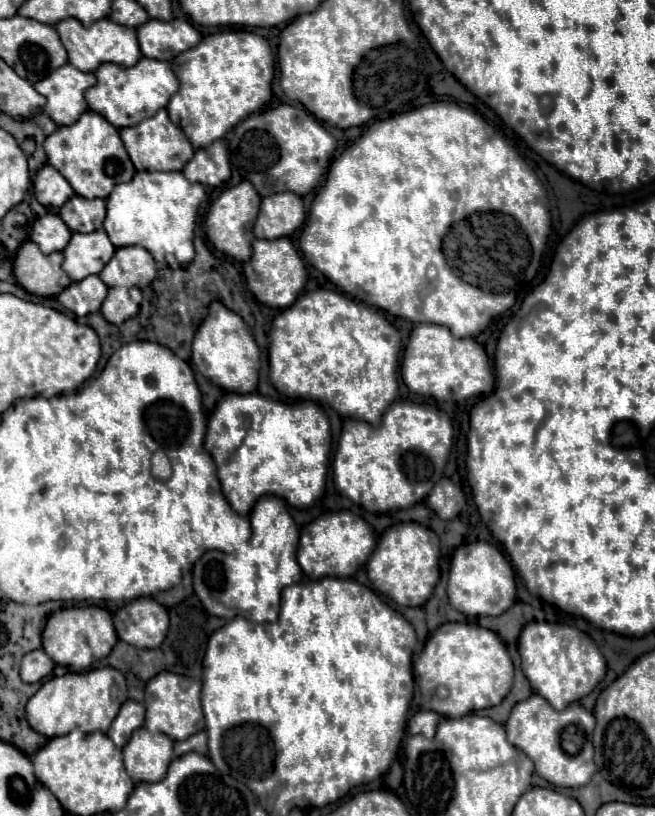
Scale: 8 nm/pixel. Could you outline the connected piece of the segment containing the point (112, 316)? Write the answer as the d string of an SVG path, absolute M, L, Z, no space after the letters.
M108 287L108 295L102 303L102 315L108 323L112 325L122 325L126 319L134 317L140 309L143 301L143 290L136 289L116 289Z

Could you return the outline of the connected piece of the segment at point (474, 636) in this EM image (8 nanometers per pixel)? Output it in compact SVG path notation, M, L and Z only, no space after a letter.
M444 623L430 635L424 651L415 656L413 674L414 696L422 695L422 709L432 709L444 717L464 717L470 711L498 705L504 699L504 695L512 687L514 665L510 661L506 645L494 631L484 629L476 623Z

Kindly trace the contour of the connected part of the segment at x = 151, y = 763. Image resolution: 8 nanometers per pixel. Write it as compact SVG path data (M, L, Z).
M146 727L136 729L124 745L124 767L134 783L160 781L174 757L174 741L164 733L150 733Z

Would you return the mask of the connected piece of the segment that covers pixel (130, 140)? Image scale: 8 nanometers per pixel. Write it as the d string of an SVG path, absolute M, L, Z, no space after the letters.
M160 109L154 117L134 127L122 127L120 137L138 171L182 171L182 167L192 159L194 153L188 137L178 125L170 121L166 109Z

